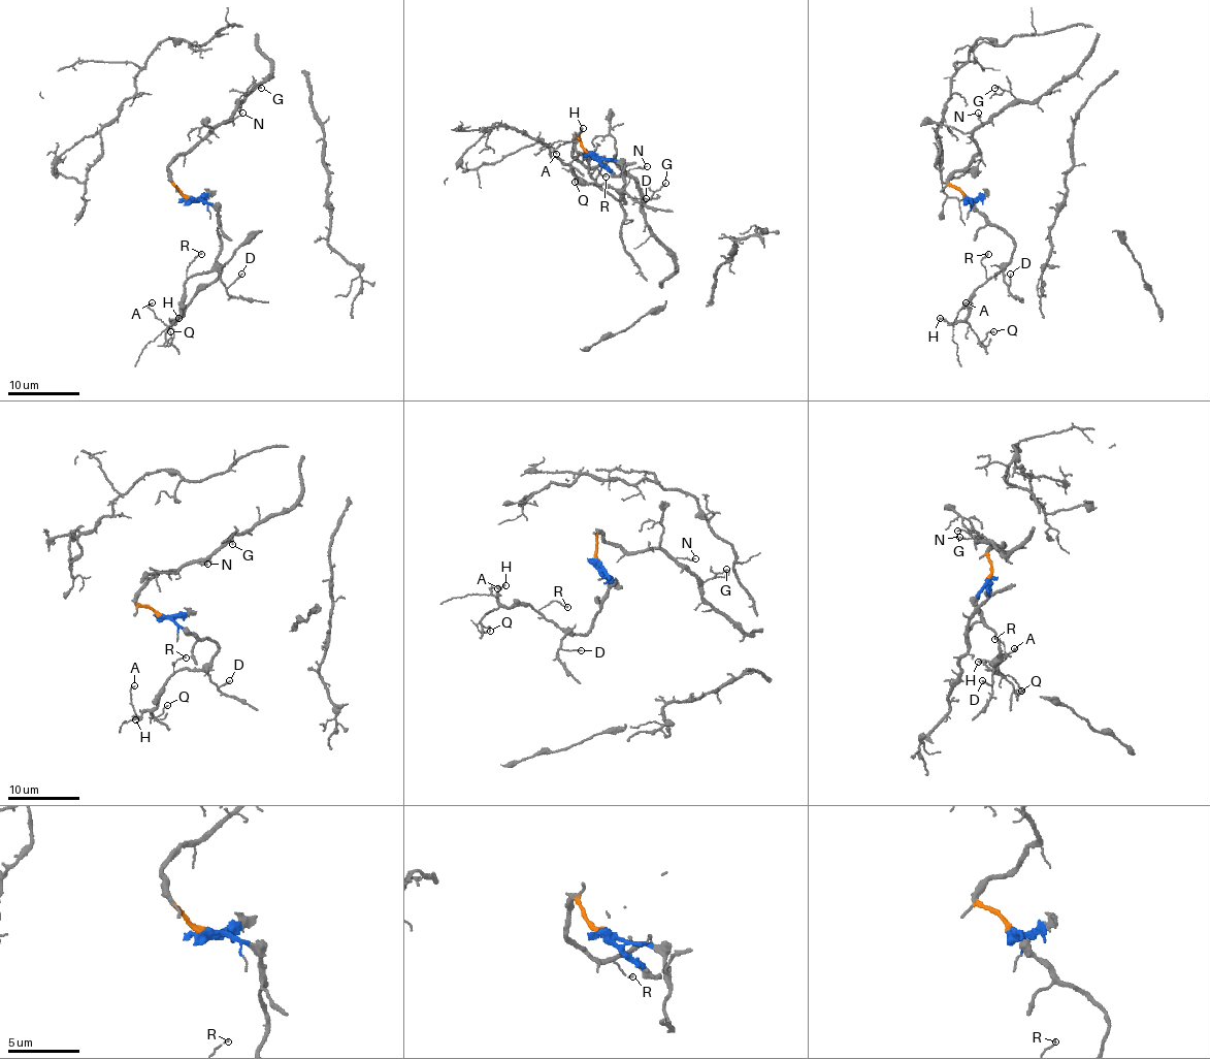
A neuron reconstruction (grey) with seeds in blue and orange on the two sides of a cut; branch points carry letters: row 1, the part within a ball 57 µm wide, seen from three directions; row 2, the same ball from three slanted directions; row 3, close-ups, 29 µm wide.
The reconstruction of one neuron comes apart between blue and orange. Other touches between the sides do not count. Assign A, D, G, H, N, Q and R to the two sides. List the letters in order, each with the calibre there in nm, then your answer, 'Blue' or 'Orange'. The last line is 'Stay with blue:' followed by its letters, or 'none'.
A: Thickness 110 nm. Blue
D: Thickness 110 nm. Blue
G: Thickness 100 nm. Orange
H: Thickness 110 nm. Blue
N: Thickness 100 nm. Orange
Q: Thickness 90 nm. Blue
R: Thickness 100 nm. Blue
Stay with blue: A, D, H, Q, R

